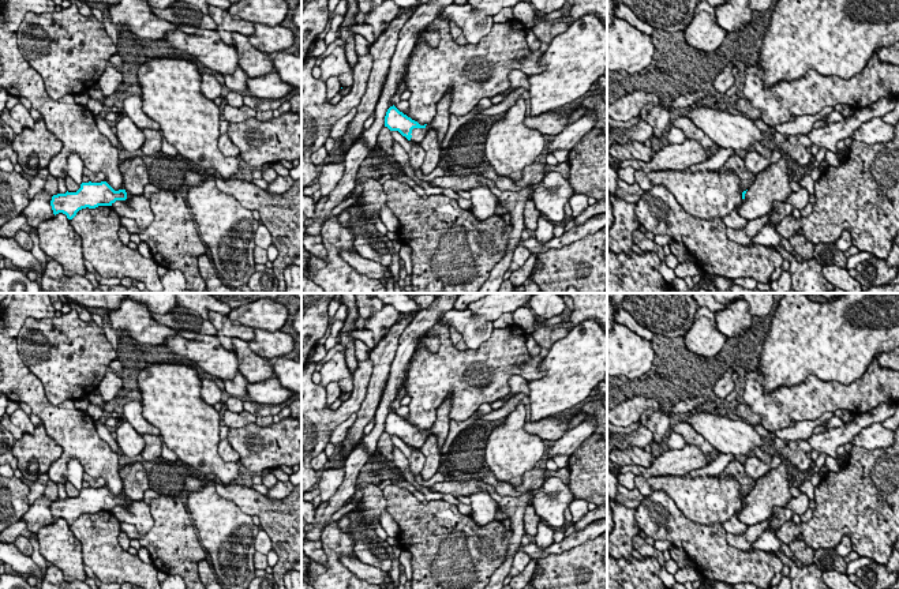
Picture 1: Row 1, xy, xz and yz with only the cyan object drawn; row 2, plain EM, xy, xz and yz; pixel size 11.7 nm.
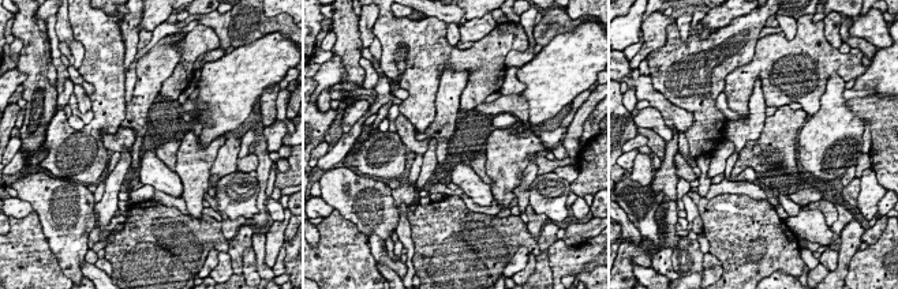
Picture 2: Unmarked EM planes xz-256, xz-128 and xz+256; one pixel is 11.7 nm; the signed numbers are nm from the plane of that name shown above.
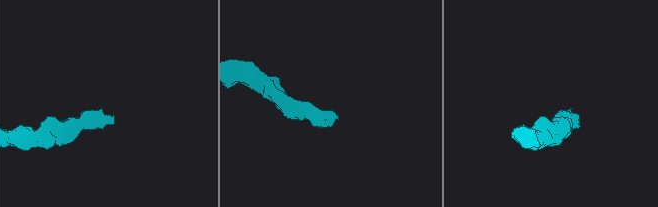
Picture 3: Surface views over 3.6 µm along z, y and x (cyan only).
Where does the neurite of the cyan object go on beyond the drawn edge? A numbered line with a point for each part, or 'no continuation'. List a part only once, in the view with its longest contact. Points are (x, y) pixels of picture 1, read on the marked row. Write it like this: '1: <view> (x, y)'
1: xz (441, 120)

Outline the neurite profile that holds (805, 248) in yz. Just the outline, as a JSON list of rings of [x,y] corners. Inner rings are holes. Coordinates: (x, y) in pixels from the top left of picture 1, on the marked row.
[[[794,235],[787,240],[794,251],[804,258],[804,260],[809,260],[813,258],[814,244],[809,241],[805,236]]]

